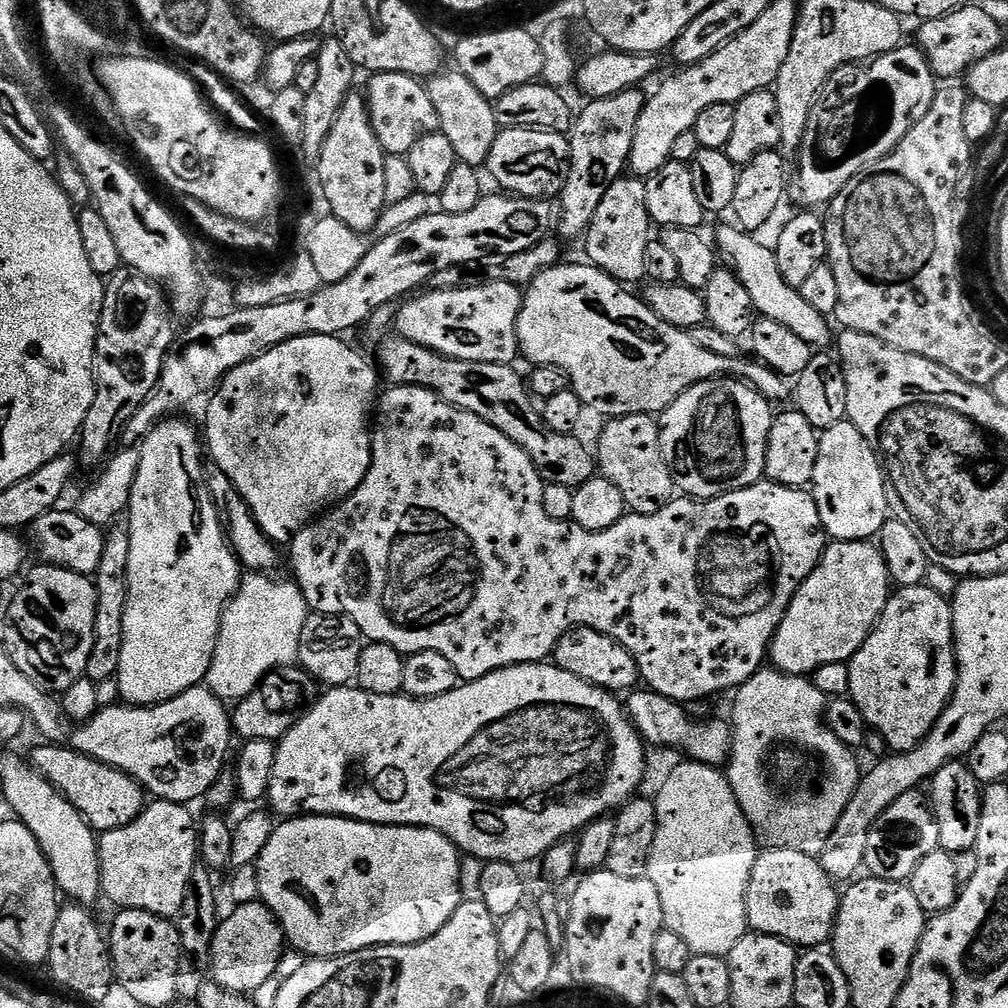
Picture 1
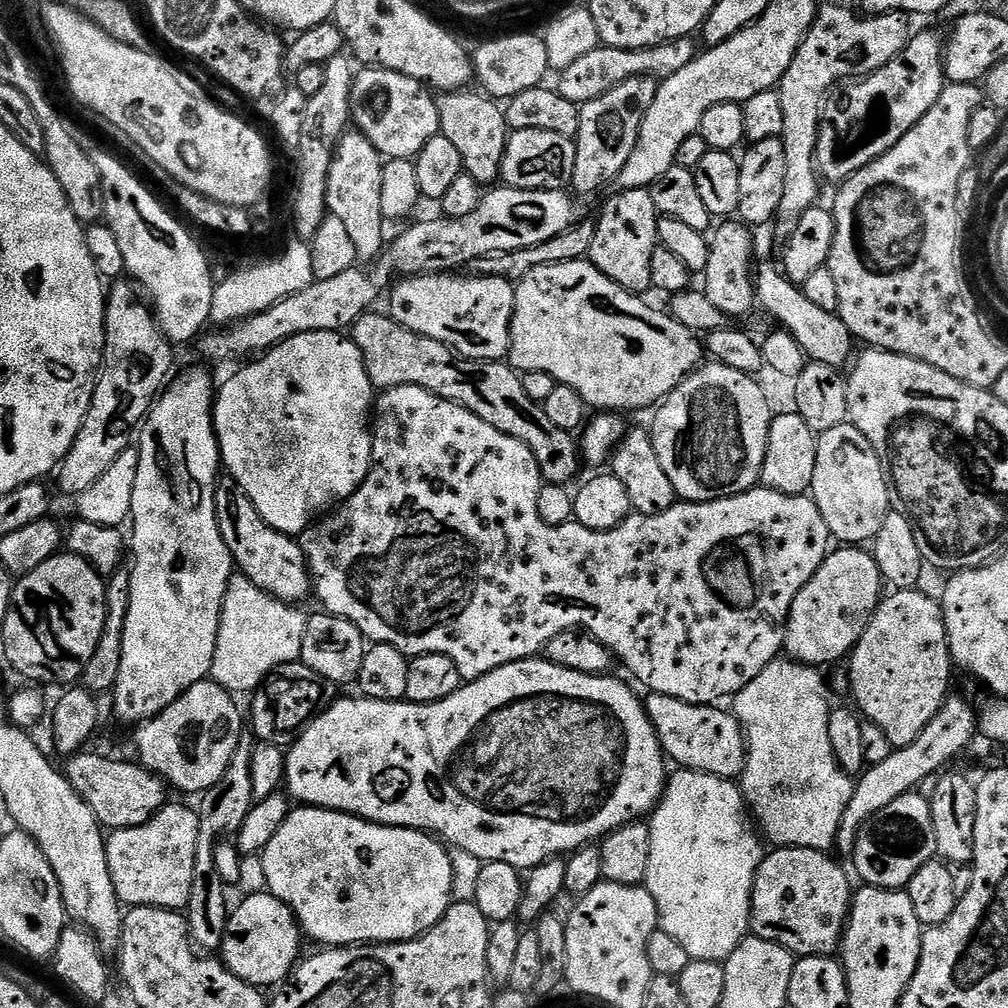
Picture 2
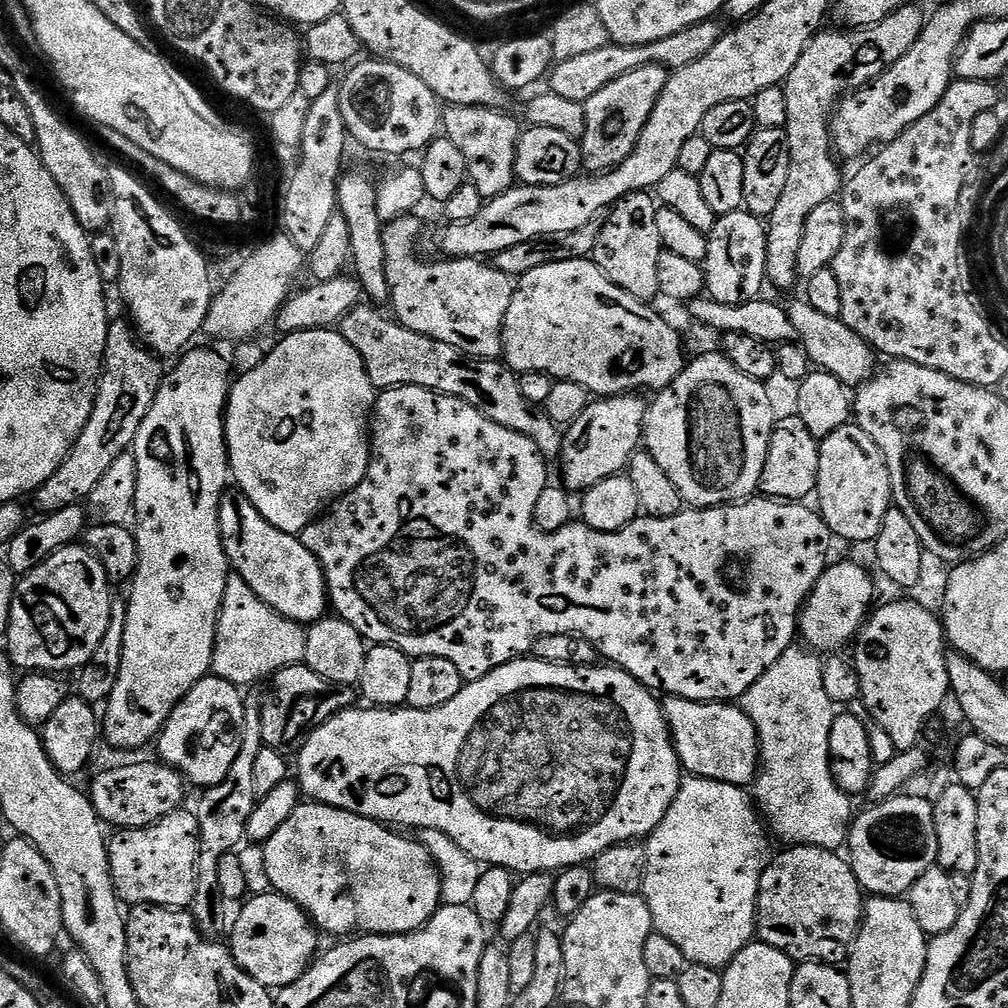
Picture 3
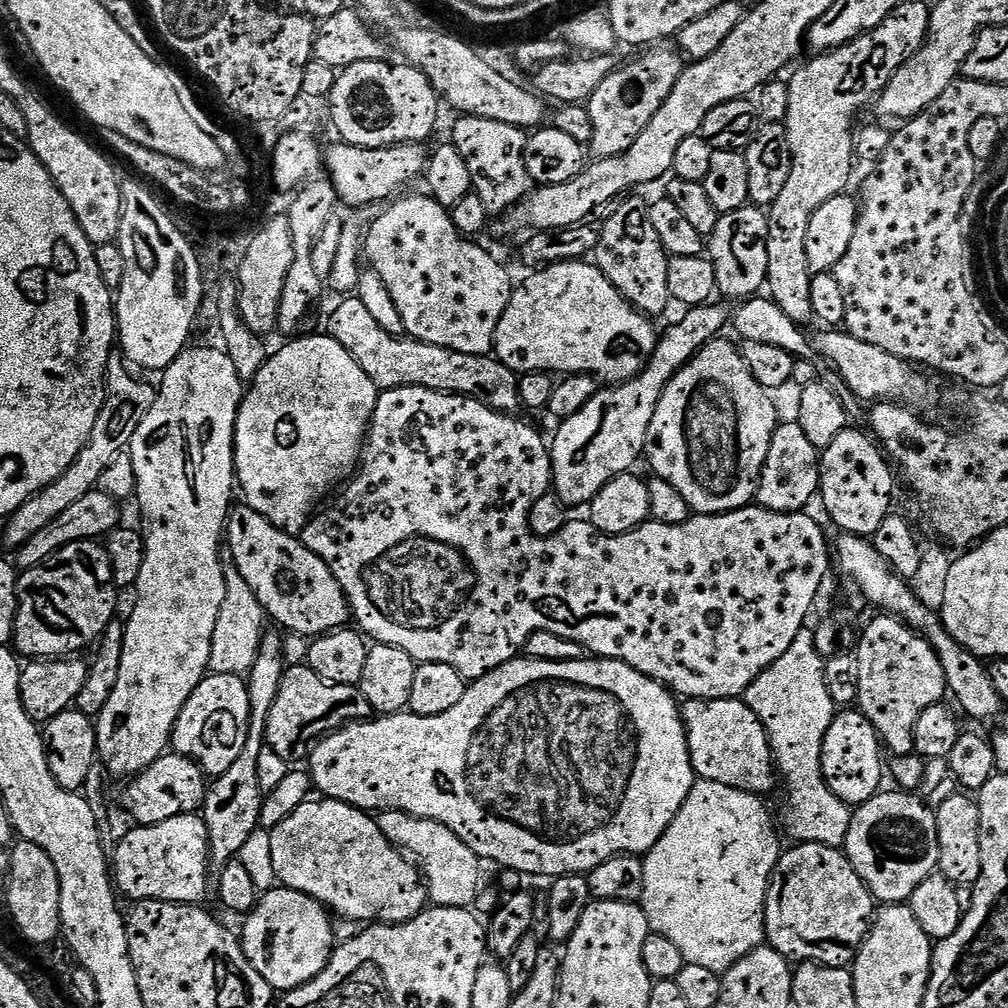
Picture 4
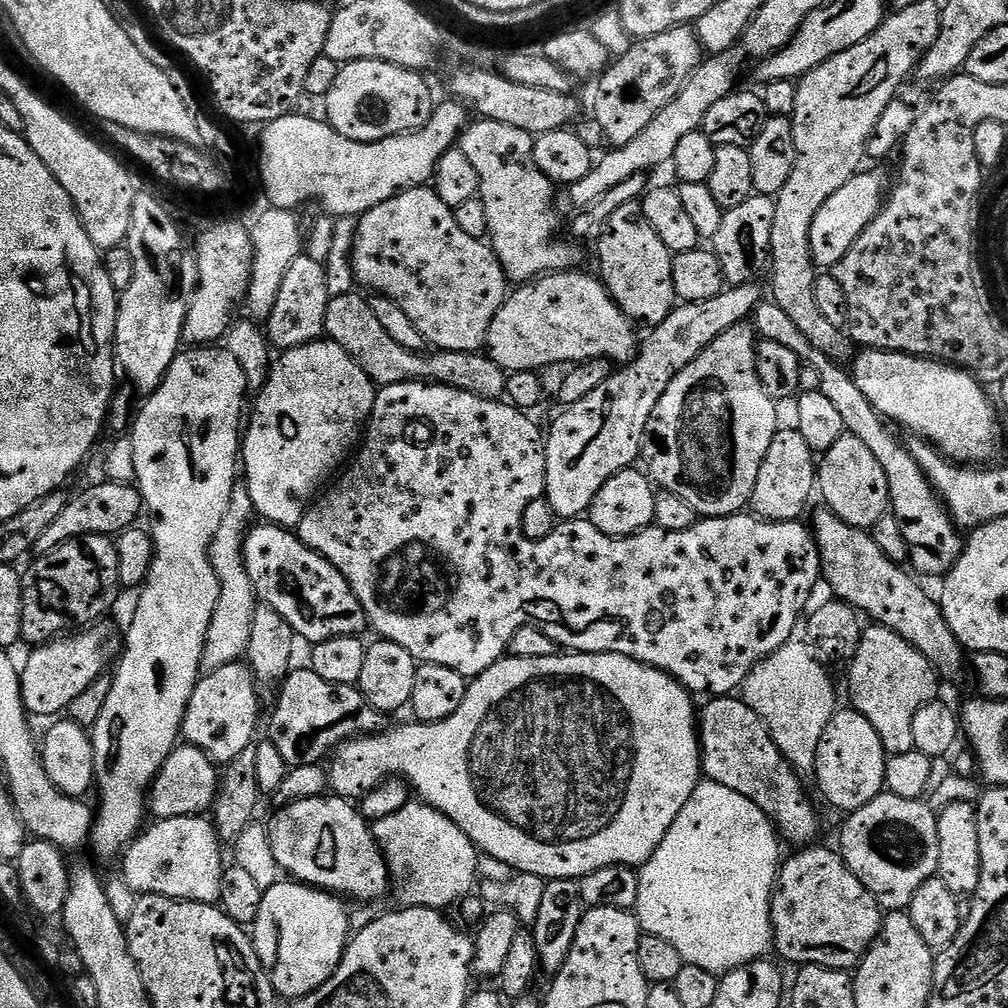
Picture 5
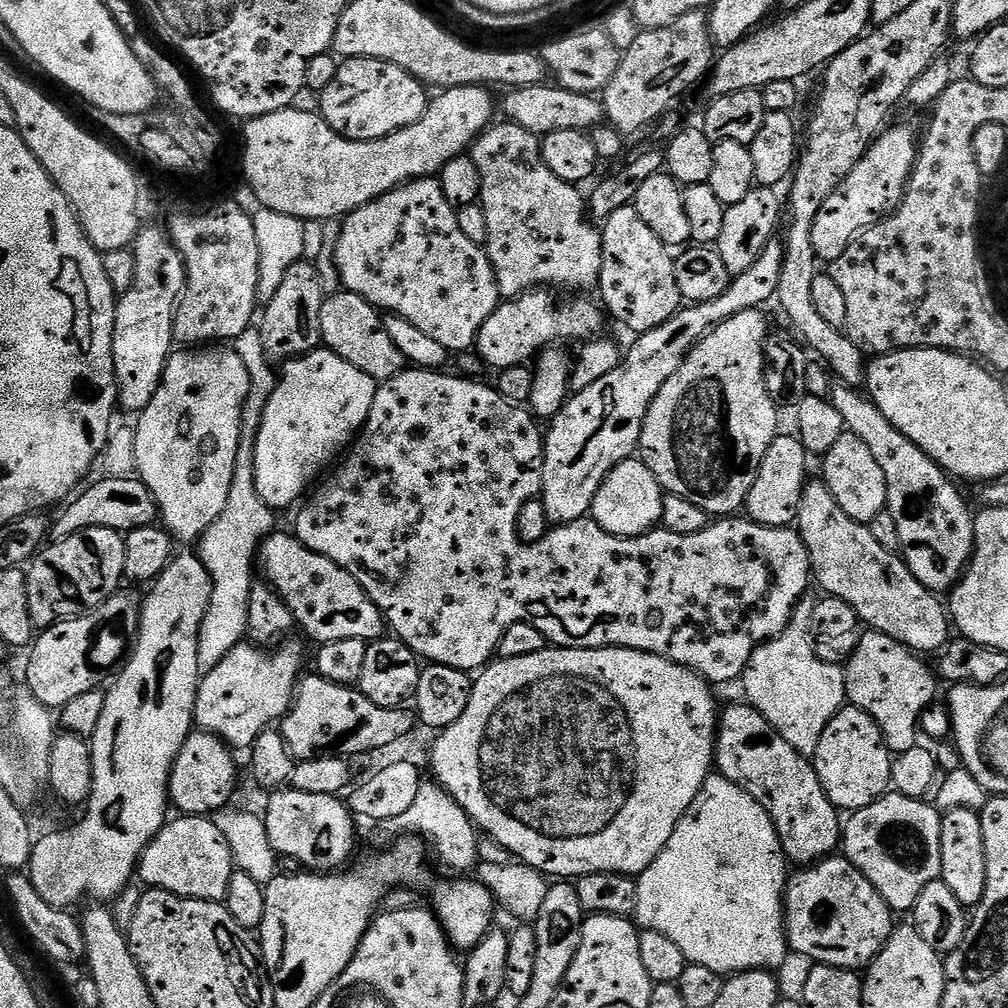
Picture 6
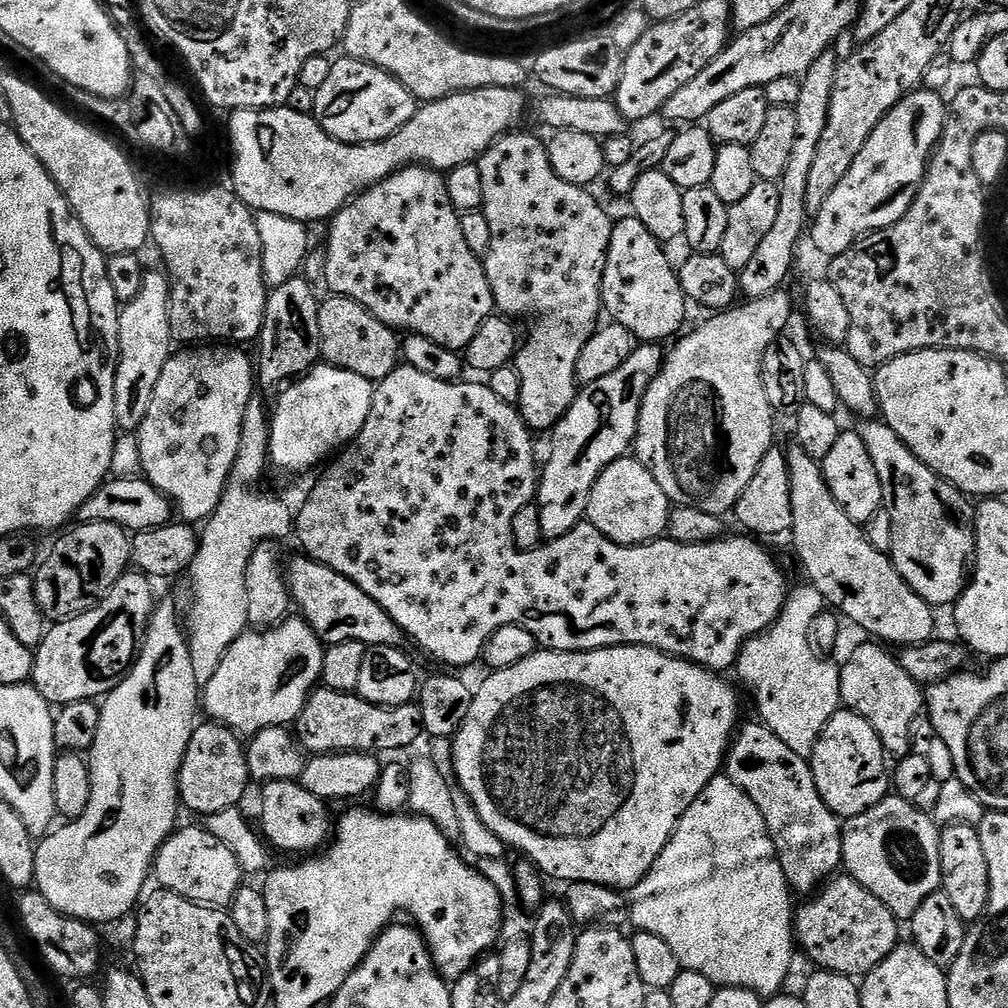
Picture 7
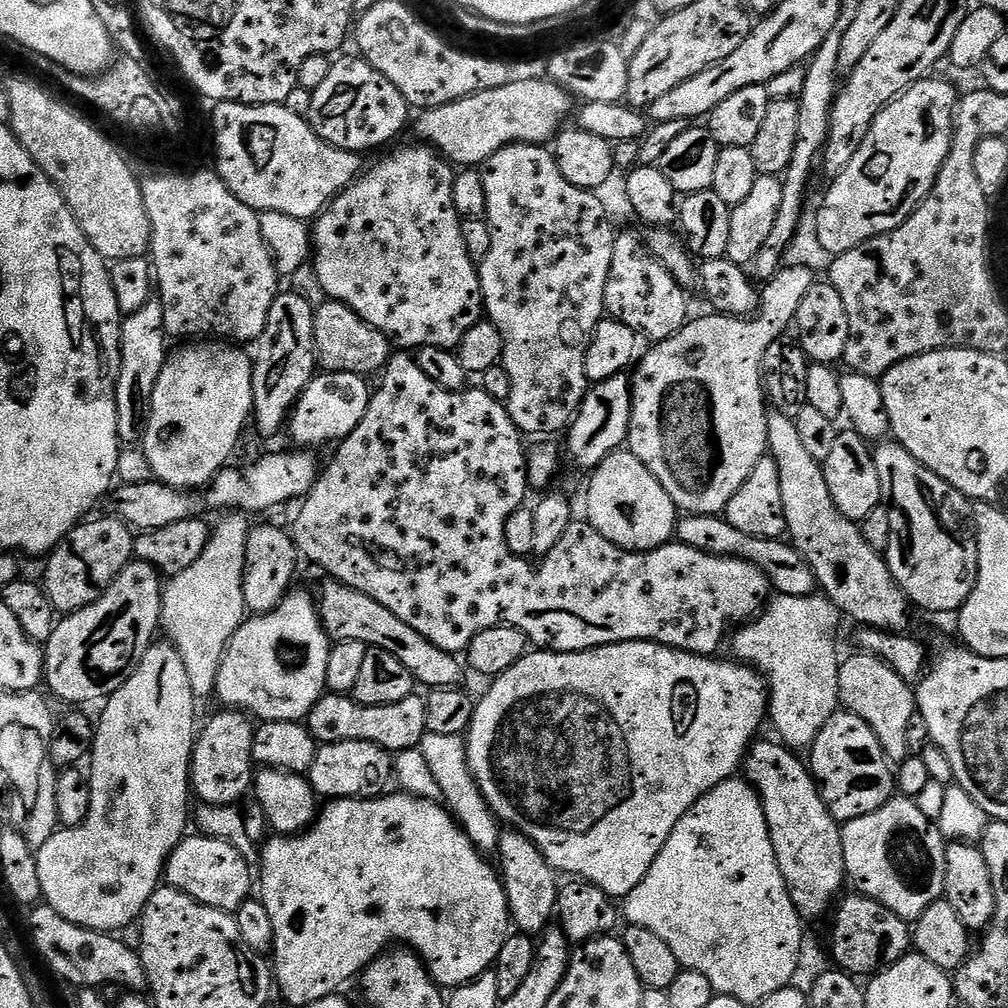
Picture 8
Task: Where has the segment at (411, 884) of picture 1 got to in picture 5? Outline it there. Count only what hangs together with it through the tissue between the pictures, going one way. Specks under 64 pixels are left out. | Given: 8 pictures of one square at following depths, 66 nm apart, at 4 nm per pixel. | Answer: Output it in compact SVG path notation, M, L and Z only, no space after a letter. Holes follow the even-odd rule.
M325 794L309 800L293 800L283 807L272 824L267 825L267 830L270 846L274 846L274 858L278 858L281 869L287 875L289 872L293 881L352 902L389 895L387 859L372 834L369 821L355 803L335 794Z

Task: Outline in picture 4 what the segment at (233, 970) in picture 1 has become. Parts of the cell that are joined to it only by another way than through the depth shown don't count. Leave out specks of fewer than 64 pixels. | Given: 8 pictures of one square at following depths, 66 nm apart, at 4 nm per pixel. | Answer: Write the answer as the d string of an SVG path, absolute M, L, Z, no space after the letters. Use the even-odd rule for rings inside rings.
M277 886L259 897L256 907L247 913L245 920L248 921L244 924L244 932L242 931L244 953L254 966L254 970L258 970L258 974L262 974L262 978L266 978L266 982L277 993L293 992L295 988L301 988L306 982L318 978L322 970L326 970L334 945L337 943L332 932L334 920L329 909L314 898L293 888Z

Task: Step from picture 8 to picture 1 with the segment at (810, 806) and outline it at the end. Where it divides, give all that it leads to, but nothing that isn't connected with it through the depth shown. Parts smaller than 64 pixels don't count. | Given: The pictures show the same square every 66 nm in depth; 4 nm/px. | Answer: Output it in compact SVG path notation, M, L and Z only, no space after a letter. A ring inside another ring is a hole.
M633 690L626 696L626 711L632 719L632 724L638 730L638 734L644 739L645 745L656 748L677 748L685 752L688 760L696 760L699 764L709 764L711 768L720 768L727 765L728 756L732 752L732 730L727 719L724 720L692 720L683 703L666 698L662 694L651 690Z

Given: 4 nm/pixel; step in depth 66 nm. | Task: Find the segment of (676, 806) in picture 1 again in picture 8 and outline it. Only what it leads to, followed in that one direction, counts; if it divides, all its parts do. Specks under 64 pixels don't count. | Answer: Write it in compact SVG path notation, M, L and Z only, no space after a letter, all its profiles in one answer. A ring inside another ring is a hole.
M733 778L714 786L714 790L706 793L681 818L678 826L674 826L666 846L662 846L654 866L650 866L646 878L642 878L642 882L638 882L638 886L634 886L634 890L629 896L623 897L622 916L623 919L624 916L628 919L629 925L642 926L642 930L650 930L652 933L658 934L658 938L662 938L662 942L666 942L666 946L670 946L670 950L674 950L674 958L678 958L681 969L706 974L706 978L710 978L710 986L714 986L717 994L738 998L738 1002L742 1002L746 1006L758 1006L766 998L770 998L770 994L789 987L795 981L792 979L795 978L796 971L800 968L800 955L804 952L805 921L790 898L790 890L786 890L786 878L782 878L782 870L778 870L778 858L774 858L774 846L770 842L770 830L766 822L764 804L760 800L760 795L756 793L756 789L744 778Z

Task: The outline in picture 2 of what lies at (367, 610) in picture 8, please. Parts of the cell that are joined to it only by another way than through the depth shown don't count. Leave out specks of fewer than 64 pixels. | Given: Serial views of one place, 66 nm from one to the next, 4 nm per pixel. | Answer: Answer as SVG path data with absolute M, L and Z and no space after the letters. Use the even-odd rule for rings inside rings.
M224 476L217 481L215 506L220 533L241 575L284 603L300 604L307 595L311 595L311 572L299 543L270 527L232 477Z

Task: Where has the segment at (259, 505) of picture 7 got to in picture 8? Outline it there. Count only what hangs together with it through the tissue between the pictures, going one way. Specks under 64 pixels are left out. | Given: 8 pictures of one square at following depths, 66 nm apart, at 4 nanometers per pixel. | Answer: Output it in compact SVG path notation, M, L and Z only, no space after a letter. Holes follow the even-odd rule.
M228 514L220 525L212 528L206 550L202 550L194 566L186 566L182 574L171 577L163 585L162 621L163 635L178 650L182 666L190 678L192 692L198 698L211 697L216 691L218 670L228 643L238 626L246 619L242 598L244 563L246 562L246 538L250 527L244 514Z

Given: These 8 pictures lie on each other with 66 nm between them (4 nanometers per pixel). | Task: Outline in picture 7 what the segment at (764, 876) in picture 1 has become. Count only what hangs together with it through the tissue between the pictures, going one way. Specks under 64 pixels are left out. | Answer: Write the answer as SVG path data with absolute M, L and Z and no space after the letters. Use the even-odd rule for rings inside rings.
M836 874L831 877L804 905L794 912L794 939L820 970L837 972L843 976L863 978L873 972L879 964L901 943L901 921L882 901L874 898L866 886L862 886L853 876Z

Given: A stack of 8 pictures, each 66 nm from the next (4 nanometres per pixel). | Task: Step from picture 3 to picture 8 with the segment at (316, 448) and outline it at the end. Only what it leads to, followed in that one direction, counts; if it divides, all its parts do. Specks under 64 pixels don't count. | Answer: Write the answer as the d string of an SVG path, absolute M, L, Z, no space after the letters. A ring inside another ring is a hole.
M324 372L313 376L300 396L286 425L287 435L292 435L293 445L304 450L316 450L319 444L331 445L345 440L362 422L370 399L369 381L349 372Z

